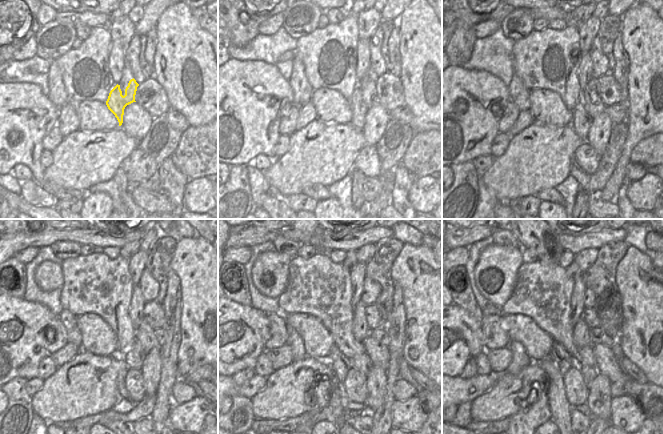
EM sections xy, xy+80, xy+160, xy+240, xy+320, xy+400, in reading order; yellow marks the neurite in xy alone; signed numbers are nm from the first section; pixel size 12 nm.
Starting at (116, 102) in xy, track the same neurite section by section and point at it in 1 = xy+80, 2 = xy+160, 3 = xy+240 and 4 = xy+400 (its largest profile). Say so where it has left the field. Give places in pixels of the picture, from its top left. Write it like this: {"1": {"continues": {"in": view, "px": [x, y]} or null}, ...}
{"1": {"continues": {"in": "xy+80", "px": [359, 110]}}, "2": {"continues": {"in": "xy+160", "px": [581, 123]}}, "3": {"continues": {"in": "xy+240", "px": [134, 358]}}, "4": {"continues": {"in": "xy+400", "px": [589, 373]}}}

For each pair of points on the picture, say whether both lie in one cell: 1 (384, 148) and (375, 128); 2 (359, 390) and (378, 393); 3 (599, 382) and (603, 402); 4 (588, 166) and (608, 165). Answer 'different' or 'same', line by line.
1: different
2: different
3: same
4: different

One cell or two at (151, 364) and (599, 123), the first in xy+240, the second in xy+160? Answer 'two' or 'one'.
one

